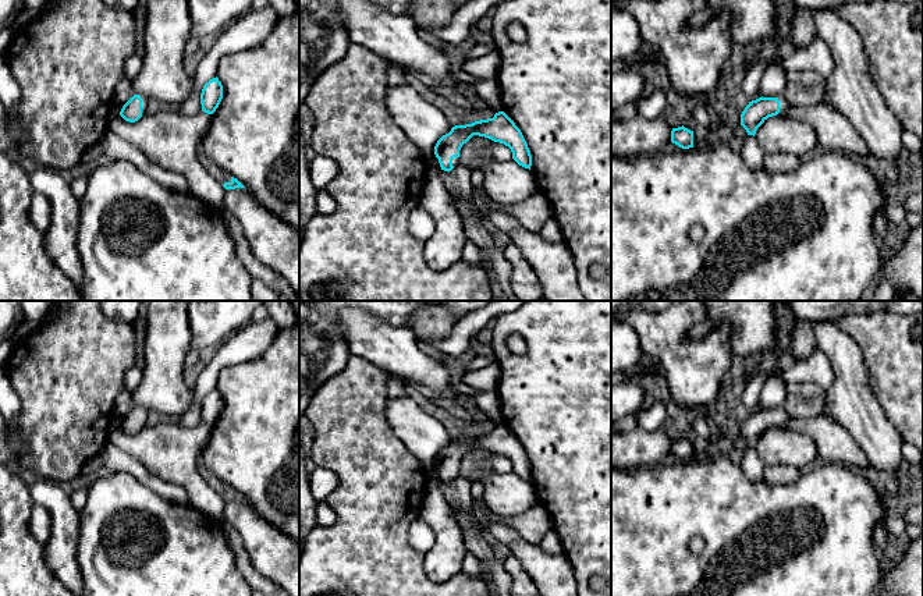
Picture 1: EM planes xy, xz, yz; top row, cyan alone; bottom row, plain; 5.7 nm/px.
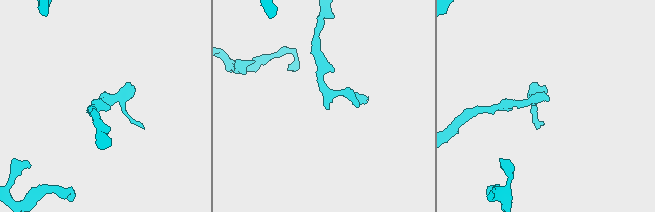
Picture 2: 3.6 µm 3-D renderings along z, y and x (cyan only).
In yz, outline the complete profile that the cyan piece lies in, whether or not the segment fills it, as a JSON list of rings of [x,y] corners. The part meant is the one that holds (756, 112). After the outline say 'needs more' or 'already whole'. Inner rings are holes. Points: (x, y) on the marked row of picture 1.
[[[762,96],[745,107],[741,114],[741,125],[748,135],[755,136],[757,128],[773,116],[788,116],[810,124],[817,135],[816,152],[839,152],[855,159],[870,155],[863,136],[851,120],[826,103],[798,107],[791,106],[784,96]]] | needs more

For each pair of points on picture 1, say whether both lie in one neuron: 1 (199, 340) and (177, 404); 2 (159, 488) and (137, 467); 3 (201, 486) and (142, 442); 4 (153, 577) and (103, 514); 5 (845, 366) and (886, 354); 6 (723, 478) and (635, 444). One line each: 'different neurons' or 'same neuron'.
1: different neurons
2: same neuron
3: same neuron
4: same neuron
5: different neurons
6: different neurons

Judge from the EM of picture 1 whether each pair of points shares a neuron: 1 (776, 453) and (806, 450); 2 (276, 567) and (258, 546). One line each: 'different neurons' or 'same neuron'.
1: same neuron
2: same neuron

